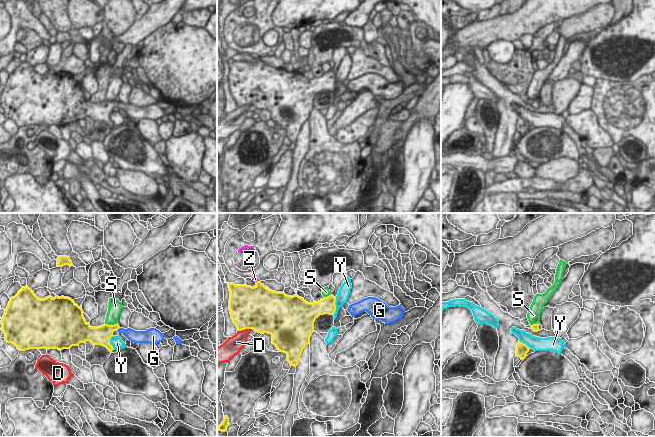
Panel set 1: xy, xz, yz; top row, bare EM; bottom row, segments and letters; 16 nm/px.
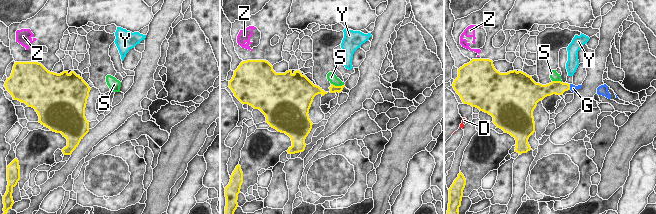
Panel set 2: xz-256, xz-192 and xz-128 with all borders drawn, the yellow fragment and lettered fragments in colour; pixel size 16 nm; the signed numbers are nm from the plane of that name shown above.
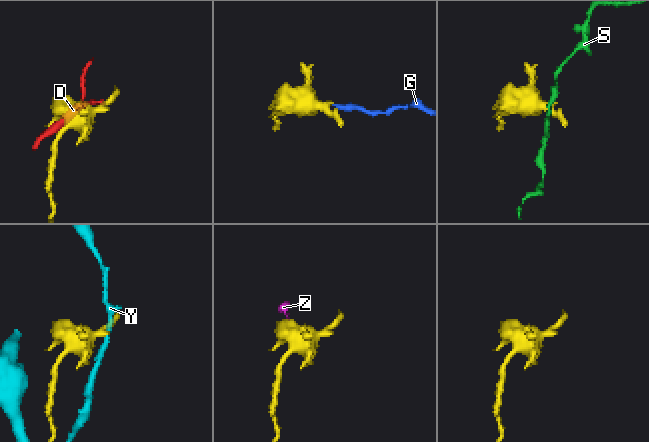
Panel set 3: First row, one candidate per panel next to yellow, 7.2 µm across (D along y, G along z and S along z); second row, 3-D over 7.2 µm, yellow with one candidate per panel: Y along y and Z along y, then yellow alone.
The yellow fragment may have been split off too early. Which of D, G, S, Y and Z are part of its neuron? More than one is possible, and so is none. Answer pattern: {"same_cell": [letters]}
{"same_cell": ["G"]}

